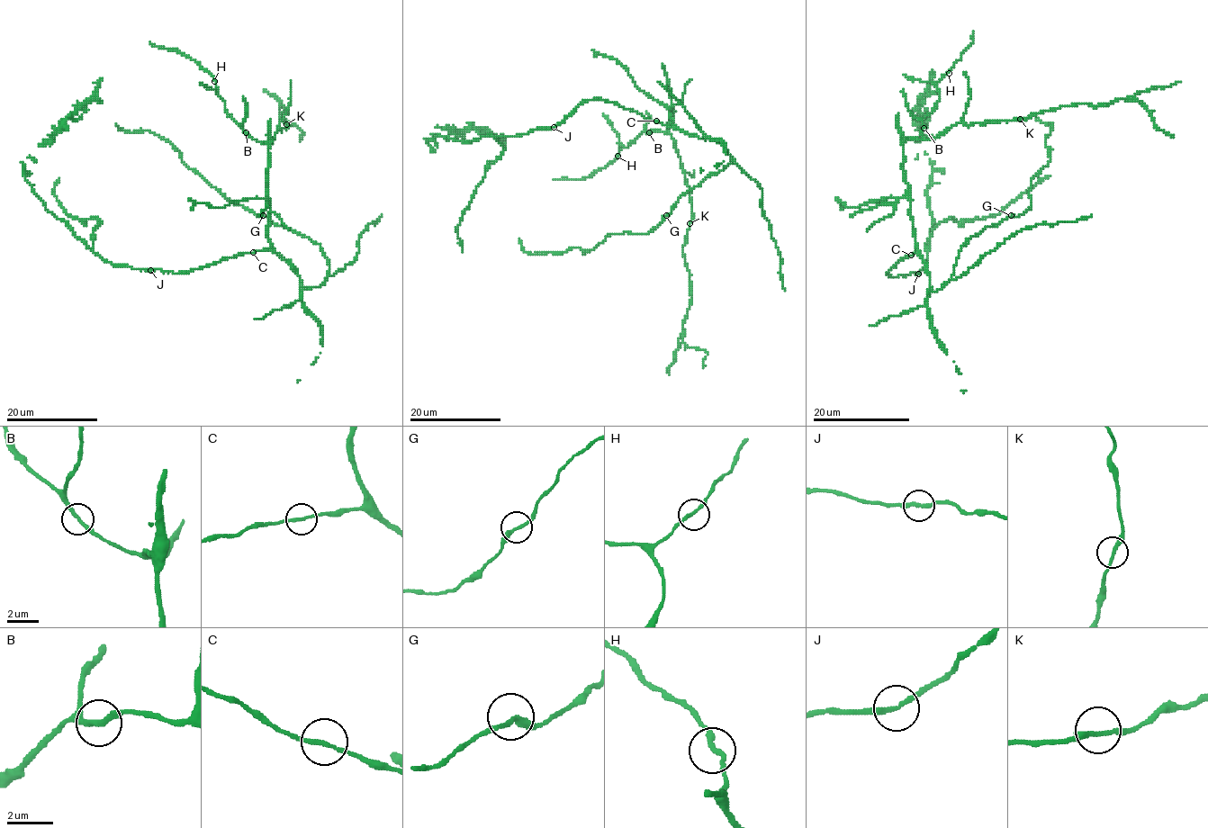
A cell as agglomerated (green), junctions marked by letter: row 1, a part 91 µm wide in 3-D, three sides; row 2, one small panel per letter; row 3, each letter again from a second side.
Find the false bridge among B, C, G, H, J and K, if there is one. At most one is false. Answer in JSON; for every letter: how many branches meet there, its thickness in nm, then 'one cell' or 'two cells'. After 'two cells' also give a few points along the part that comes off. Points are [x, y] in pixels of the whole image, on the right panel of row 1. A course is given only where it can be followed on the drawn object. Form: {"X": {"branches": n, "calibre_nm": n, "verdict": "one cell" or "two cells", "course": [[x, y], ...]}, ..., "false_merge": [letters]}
{"B": {"branches": 2, "calibre_nm": 240, "verdict": "one cell"}, "C": {"branches": 2, "calibre_nm": 180, "verdict": "one cell"}, "G": {"branches": 2, "calibre_nm": 240, "verdict": "one cell"}, "H": {"branches": 2, "calibre_nm": 200, "verdict": "one cell"}, "J": {"branches": 2, "calibre_nm": 220, "verdict": "one cell"}, "K": {"branches": 2, "calibre_nm": 220, "verdict": "one cell"}, "false_merge": []}

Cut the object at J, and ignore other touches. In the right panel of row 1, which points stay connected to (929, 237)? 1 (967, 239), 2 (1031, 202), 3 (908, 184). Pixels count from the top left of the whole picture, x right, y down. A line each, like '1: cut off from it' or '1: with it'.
1: cut off from it
2: cut off from it
3: cut off from it

